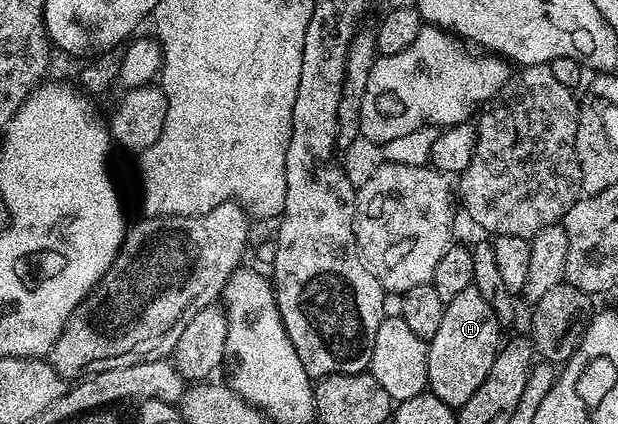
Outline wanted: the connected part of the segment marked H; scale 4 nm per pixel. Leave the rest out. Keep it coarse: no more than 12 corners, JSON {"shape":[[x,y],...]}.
{"shape":[[473,286],[428,339],[429,393],[455,408],[484,384],[500,323]]}

